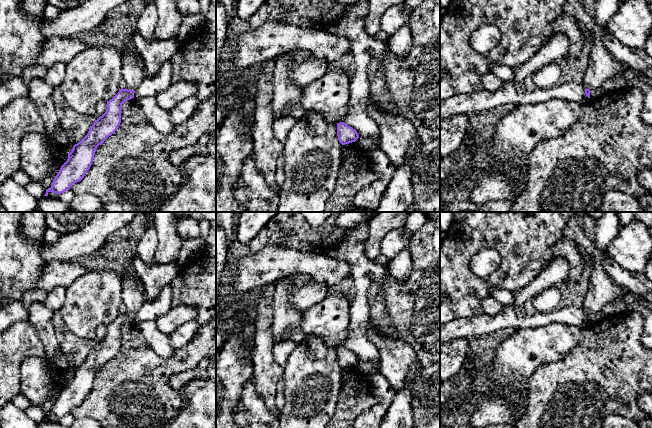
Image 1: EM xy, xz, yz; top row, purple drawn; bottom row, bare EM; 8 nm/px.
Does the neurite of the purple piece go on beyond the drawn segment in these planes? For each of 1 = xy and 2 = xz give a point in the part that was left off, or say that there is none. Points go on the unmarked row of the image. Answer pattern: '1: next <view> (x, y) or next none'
1: next xy (133, 297)
2: next none

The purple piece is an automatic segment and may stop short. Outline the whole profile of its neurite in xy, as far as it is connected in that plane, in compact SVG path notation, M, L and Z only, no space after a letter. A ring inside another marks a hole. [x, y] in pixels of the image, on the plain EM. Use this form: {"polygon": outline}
{"polygon": "M132 258L122 278L121 297L126 312L120 313L111 324L107 325L106 336L95 344L87 359L73 370L72 375L68 377L67 385L61 390L44 420L48 420L49 416L60 419L81 405L92 389L97 371L118 353L121 347L122 328L134 322L134 314L146 301L144 288L134 270Z"}

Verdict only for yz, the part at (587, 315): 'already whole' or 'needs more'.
needs more

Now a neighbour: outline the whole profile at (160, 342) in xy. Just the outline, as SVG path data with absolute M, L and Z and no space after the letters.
M141 321L136 325L146 341L160 357L170 358L174 354L174 349L170 345L169 335L162 333L157 328L156 321Z

